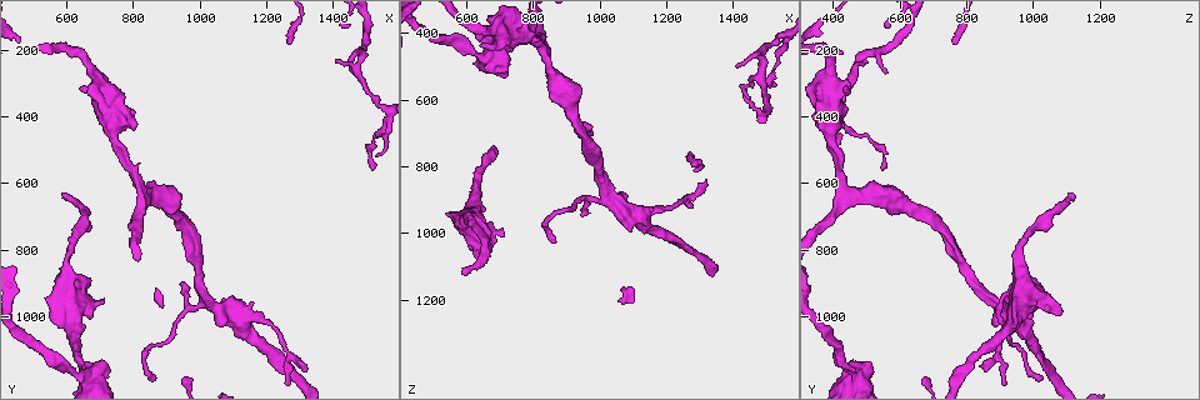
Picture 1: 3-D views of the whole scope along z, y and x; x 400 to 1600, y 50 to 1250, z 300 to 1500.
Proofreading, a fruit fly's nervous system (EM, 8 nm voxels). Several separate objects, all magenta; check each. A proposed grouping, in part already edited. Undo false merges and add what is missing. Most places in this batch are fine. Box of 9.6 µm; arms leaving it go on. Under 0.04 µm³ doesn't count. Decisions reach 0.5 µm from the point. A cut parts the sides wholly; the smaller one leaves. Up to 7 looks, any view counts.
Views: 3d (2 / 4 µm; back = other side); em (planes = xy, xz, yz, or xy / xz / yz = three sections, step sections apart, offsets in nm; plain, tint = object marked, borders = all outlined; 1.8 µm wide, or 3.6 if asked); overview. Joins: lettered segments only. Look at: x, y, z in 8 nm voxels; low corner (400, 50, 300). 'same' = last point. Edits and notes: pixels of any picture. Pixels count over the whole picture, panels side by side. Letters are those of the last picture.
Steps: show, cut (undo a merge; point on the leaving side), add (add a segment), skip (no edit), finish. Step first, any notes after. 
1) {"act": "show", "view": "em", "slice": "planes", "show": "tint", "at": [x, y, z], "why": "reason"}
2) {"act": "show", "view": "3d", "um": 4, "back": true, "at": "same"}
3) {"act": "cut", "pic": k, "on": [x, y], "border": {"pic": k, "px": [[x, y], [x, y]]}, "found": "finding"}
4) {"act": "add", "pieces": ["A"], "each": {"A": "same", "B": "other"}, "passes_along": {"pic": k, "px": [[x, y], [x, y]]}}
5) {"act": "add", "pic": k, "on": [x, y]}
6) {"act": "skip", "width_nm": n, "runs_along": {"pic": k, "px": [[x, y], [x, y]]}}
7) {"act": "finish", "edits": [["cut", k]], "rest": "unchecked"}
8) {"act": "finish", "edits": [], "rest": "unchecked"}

{"act": "show", "view": "em", "slice": "planes", "show": "plain", "at": [670, 1190, 450], "why": "sudden change in width"}

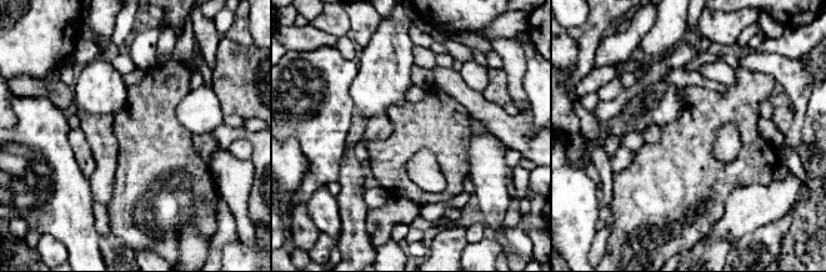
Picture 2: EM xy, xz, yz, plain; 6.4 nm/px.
{"act": "show", "view": "em", "slice": "planes", "show": "borders", "at": "same", "why": "what lies round it"}

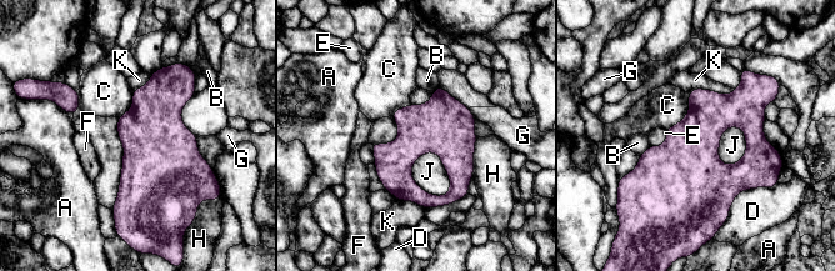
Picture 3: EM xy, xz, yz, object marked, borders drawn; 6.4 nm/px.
{"act": "skip", "each": {"A": "other", "B": "other", "C": "other", "D": "other", "E": "other", "F": "other", "G": "other", "H": "other", "J": "other", "K": "other"}, "border": {"pic": 3, "px": [[689, 93], [688, 113], [666, 130]]}, "found": "all the same cell"}

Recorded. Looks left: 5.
{"act": "show", "view": "3d", "um": 2, "back": true, "at": [660, 880, 970], "why": "free end"}

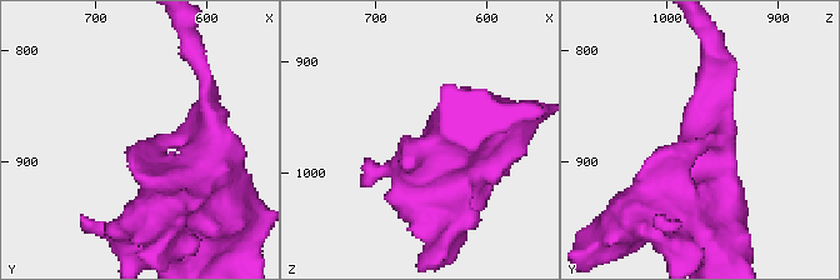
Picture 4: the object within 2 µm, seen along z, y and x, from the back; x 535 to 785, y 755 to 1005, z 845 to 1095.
{"act": "show", "view": "em", "um": 3.6, "slice": "yz", "step": 4, "show": "borders", "at": [652, 880, 974], "why": "shape alone is not enough"}

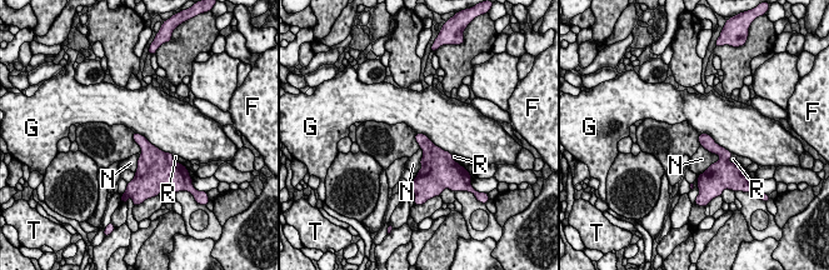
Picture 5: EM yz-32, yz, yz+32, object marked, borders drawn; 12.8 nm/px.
{"act": "show", "view": "em", "um": 3.6, "slice": "planes", "show": "borders", "at": "same", "why": "another direction"}

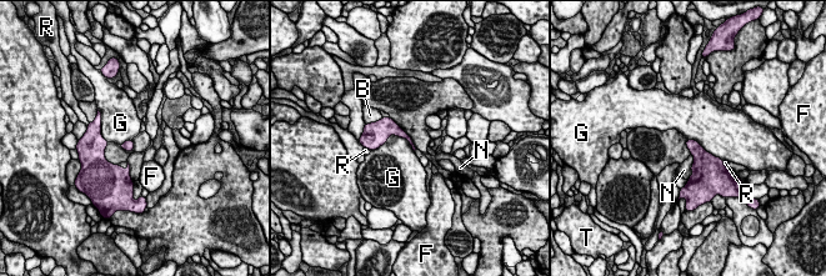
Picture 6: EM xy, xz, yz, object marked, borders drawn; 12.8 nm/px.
{"act": "skip", "each": {"B": "other", "F": "other", "G": "other", "N": "other", "R": "other", "T": "other"}, "border": {"pic": 6, "px": [[414, 150], [390, 135], [371, 151]]}, "found": "none of them fits"}

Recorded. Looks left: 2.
{"act": "show", "view": "em", "slice": "planes", "show": "plain", "at": [590, 640, 1120], "why": "long arm stops here"}

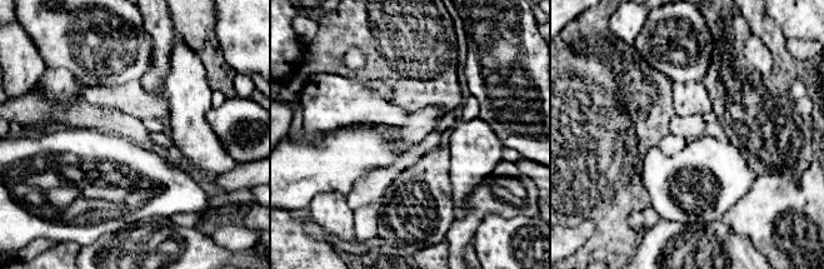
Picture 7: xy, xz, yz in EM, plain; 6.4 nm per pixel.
{"act": "show", "view": "em", "slice": "planes", "show": "borders", "at": "same"}

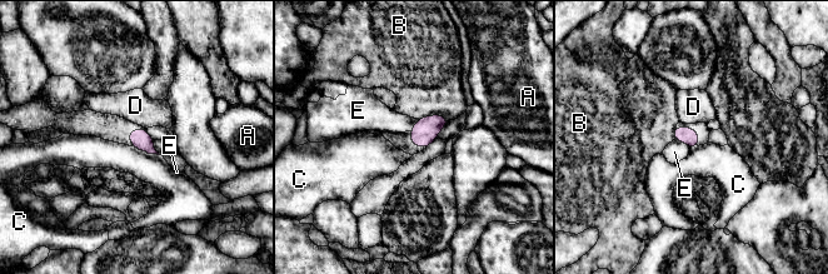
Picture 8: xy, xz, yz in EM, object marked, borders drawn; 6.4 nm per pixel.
{"act": "skip", "each": {"A": "other", "B": "other", "C": "other", "D": "other", "E": "other"}, "found": "no lettered segment goes on from it"}

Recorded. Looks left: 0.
{"act": "finish", "edits": [], "rest": "unchecked"}

